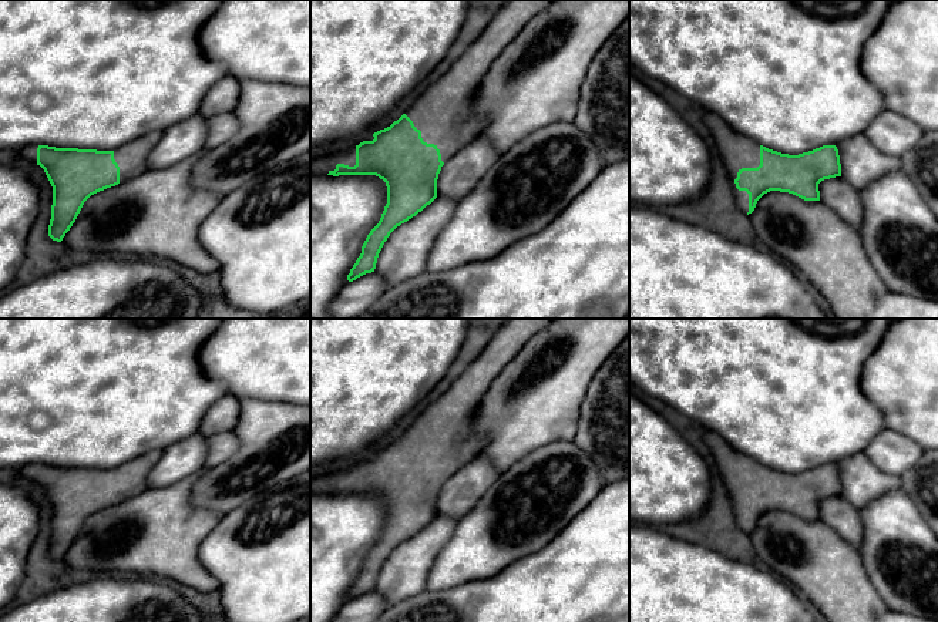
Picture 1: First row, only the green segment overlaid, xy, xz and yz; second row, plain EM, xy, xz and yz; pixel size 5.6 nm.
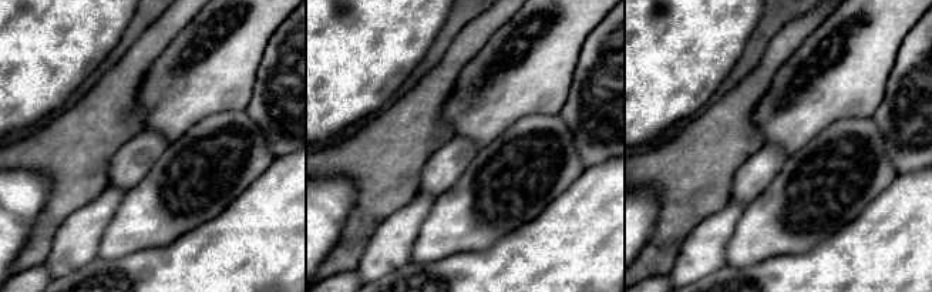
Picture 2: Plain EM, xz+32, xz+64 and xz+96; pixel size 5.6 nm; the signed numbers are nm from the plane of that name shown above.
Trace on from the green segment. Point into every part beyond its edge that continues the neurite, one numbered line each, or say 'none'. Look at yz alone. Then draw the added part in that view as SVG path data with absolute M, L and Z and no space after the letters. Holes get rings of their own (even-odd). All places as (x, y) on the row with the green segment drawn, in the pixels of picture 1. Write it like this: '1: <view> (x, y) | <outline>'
1: yz (738, 151) | M706 111L705 122L712 131L723 167L733 181L736 205L743 214L747 214L749 194L739 191L734 179L742 168L757 168L760 165L760 144L736 132L723 118L710 111Z

